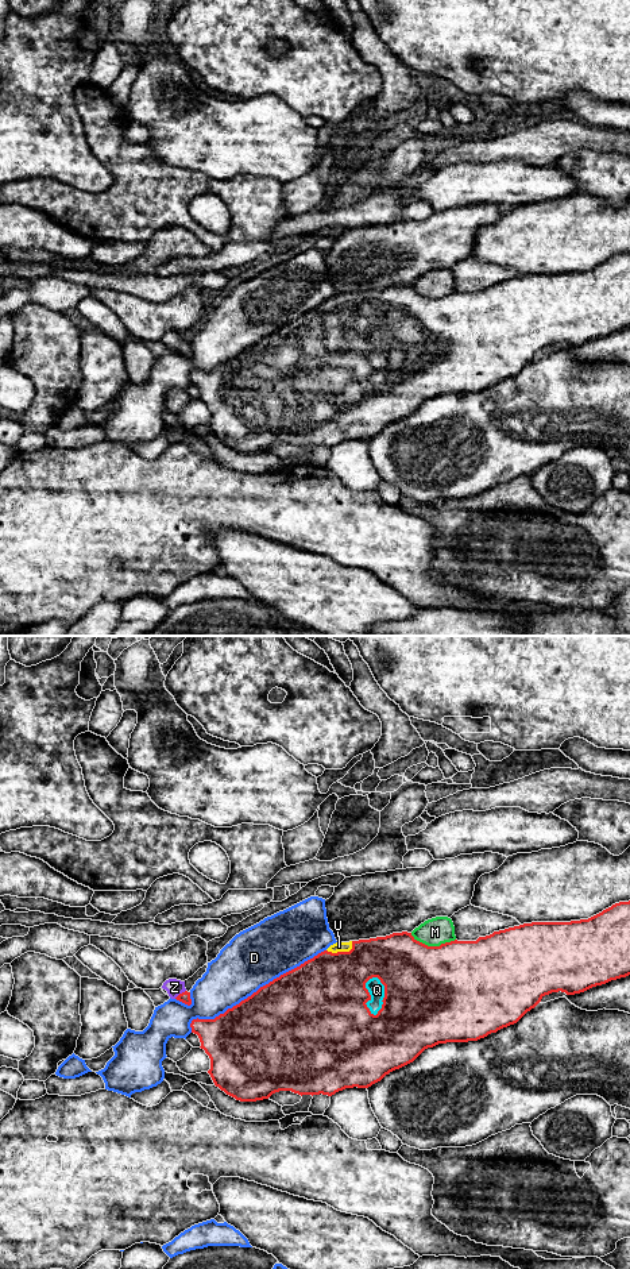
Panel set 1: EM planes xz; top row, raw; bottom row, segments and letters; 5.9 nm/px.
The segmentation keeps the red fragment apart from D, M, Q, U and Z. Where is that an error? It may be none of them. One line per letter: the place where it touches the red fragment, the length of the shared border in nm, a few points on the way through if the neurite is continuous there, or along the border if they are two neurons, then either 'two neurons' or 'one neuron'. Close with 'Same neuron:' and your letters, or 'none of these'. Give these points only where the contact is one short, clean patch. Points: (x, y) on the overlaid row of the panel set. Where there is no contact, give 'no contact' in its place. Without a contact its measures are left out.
D: contact xz (254, 992); length 950 nm; two neurons
M: contact xz (433, 947); length 280 nm; two neurons
Q: contact xz (385, 996); length 240 nm; one neuron
U: contact xz (341, 952); length 170 nm; way xz (328, 991), (341, 971), (341, 952), (339, 947); one neuron
Z: contact xz (180, 994); length 90 nm; way xz (185, 996), (180, 994), (174, 987); one neuron
Same neuron: Q, U, Z

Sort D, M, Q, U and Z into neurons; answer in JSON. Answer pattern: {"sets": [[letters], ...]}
{"sets": [["D"], ["M"], ["Q", "U", "Z"]]}

